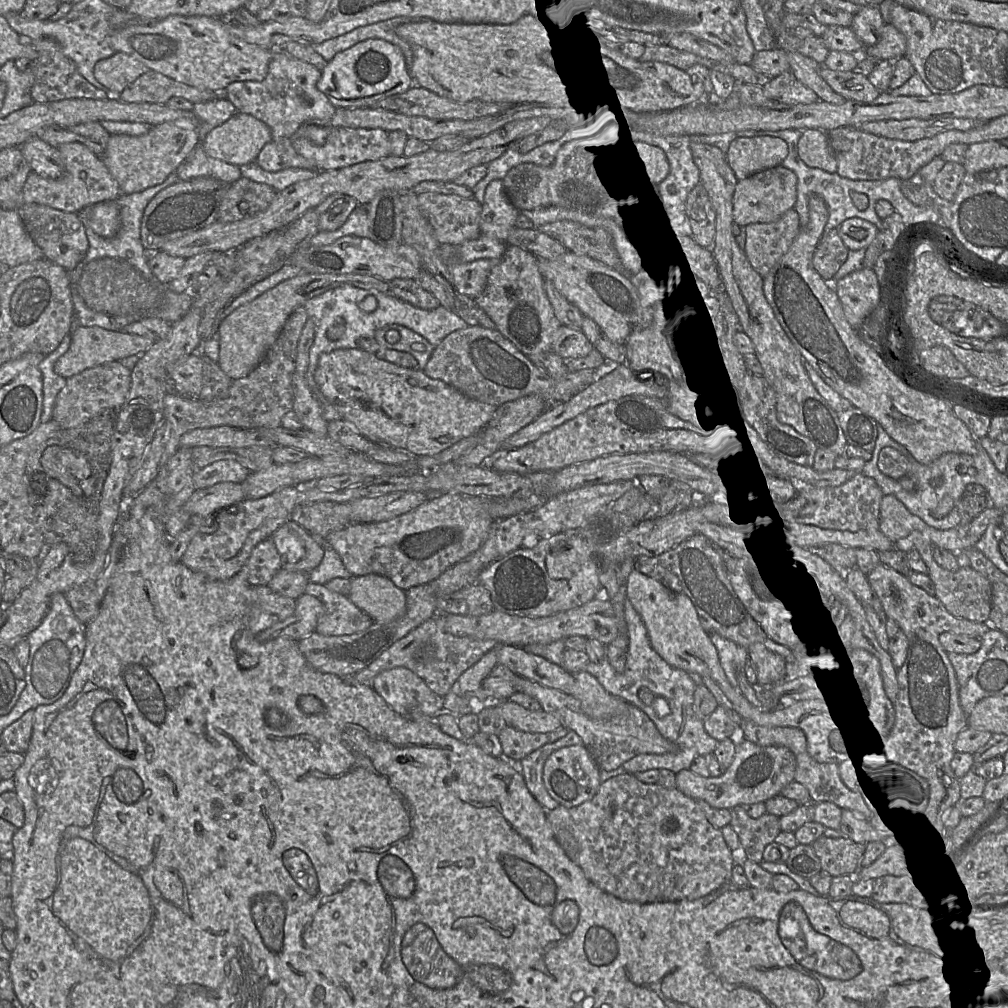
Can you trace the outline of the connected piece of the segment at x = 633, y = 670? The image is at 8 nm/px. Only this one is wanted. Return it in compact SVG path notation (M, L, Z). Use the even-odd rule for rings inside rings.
M628 597L624 601L624 612L628 637L625 670L622 673L616 671L607 658L599 662L590 661L583 670L595 676L608 693L619 696L644 711L654 722L661 735L673 742L677 749L665 754L639 754L626 761L622 767L630 774L651 769L669 769L675 773L683 769L690 769L695 758L713 754L719 743L706 732L704 720L699 719L694 713L694 691L696 684L702 682L702 677L691 678L684 670L668 664L653 649L647 628ZM641 688L648 688L653 693L653 699L655 697L664 698L669 705L669 713L667 715L657 714L652 705L646 704L640 698L639 691Z

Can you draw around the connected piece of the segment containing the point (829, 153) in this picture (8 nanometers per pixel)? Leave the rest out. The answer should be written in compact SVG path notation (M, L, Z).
M819 129L803 130L798 142L798 154L802 161L811 168L837 173L837 160L825 131Z

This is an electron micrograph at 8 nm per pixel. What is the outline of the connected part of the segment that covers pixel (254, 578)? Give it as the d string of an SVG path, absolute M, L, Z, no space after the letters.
M268 538L257 544L246 562L248 582L251 586L266 586L282 569L280 554Z

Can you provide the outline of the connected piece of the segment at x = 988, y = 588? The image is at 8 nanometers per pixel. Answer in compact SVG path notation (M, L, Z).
M918 531L912 532L906 538L906 545L919 552L928 568L927 575L934 584L935 597L952 615L973 622L986 622L989 619L992 606L992 583L984 575L971 566L959 567L956 570L941 567L932 556L934 544Z

